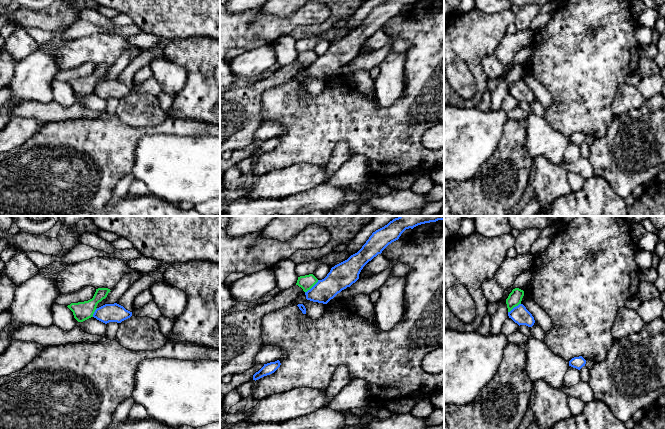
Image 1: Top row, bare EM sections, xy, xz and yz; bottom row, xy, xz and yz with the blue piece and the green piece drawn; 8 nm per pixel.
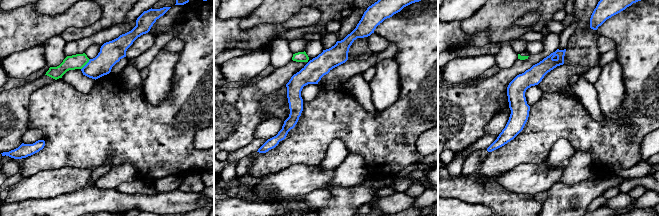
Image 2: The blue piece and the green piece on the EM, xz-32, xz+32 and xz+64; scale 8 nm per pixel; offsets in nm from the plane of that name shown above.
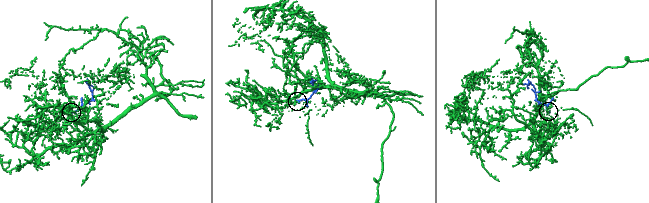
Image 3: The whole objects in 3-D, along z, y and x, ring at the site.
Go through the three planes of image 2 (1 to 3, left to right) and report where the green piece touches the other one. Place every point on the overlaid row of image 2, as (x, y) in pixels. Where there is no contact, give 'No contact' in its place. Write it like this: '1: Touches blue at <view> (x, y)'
1: Touches blue at xz-32 (86, 64)
2: No contact
3: No contact

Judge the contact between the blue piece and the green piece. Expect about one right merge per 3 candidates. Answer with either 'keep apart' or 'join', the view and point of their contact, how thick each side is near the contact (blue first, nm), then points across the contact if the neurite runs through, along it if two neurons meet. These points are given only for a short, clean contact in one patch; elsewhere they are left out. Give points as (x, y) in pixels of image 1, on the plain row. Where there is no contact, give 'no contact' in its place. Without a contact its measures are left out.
keep apart; meets blue in xz at (312, 63); 200 nm thick on the blue side, 120 nm on the other; border along xz (318, 56), (305, 68)

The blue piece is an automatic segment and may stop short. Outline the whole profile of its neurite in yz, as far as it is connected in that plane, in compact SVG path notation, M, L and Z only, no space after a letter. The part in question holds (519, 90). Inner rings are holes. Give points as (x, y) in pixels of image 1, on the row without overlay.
M523 80L514 83L510 88L508 88L508 92L519 102L526 101L532 103L535 99L534 93Z

